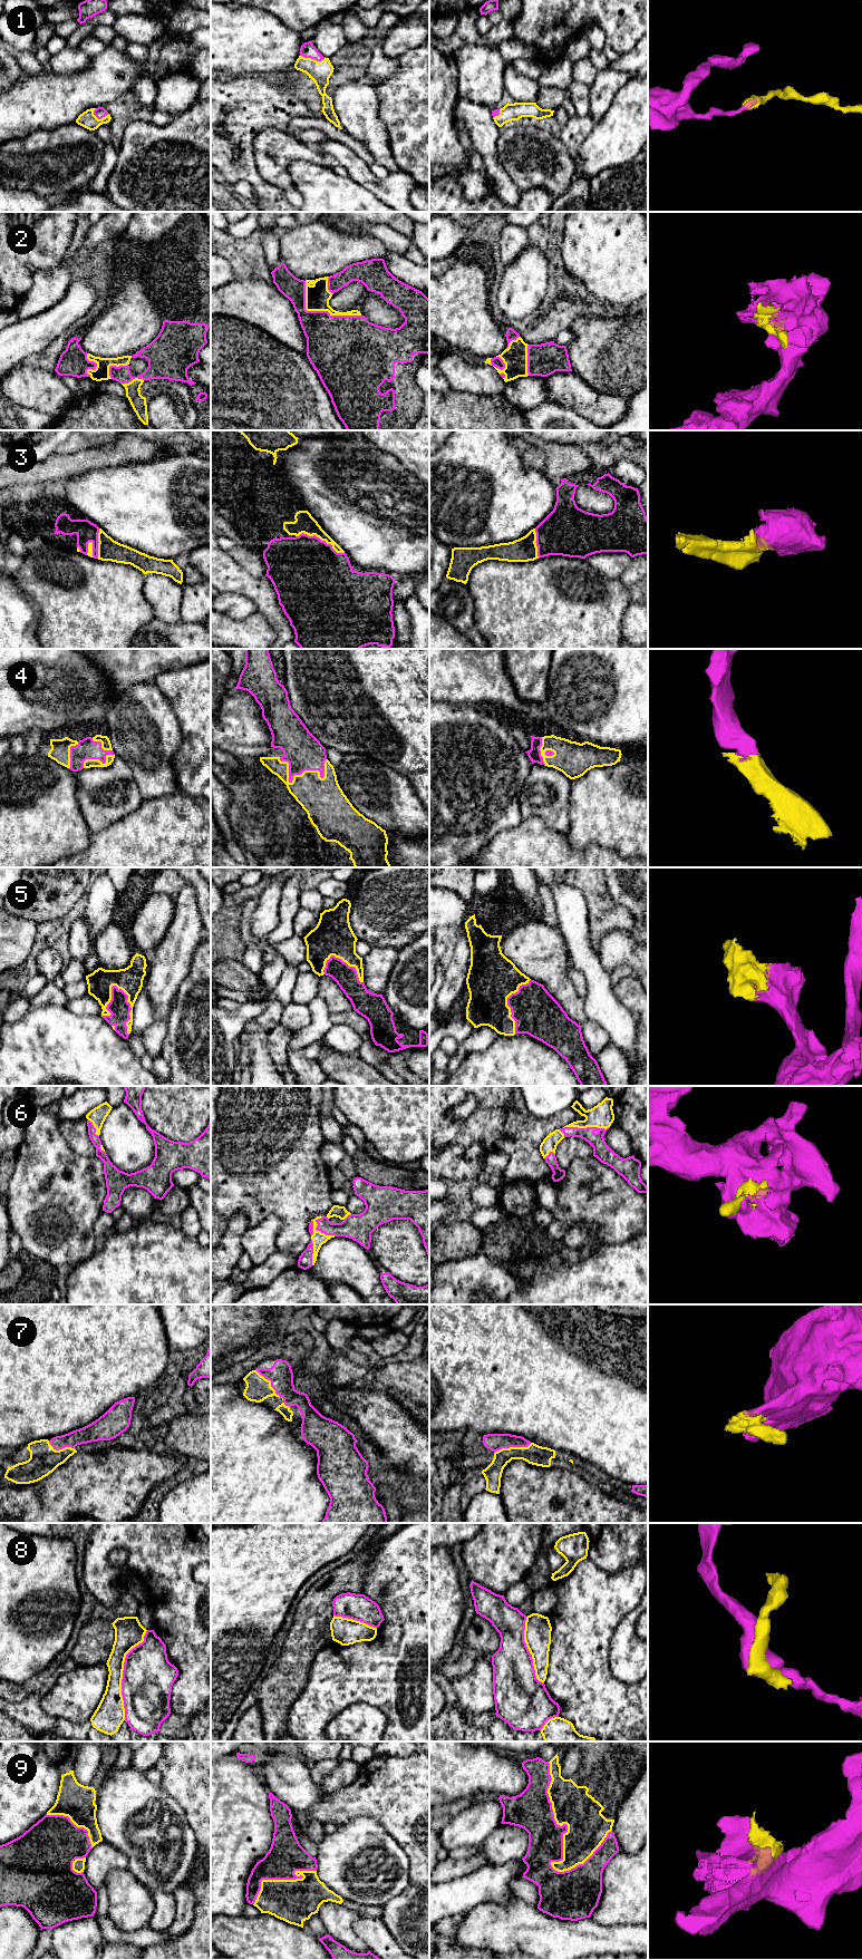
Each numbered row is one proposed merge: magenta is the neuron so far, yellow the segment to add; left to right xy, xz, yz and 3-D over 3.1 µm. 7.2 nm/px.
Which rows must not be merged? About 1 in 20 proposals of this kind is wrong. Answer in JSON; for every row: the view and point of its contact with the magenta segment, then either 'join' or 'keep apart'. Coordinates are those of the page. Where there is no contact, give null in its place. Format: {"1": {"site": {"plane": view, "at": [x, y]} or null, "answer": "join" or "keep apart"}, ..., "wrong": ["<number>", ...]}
{"1": {"site": {"plane": "xz", "at": [312, 58]}, "answer": "join"}, "2": {"site": {"plane": "xz", "at": [320, 311]}, "answer": "join"}, "3": {"site": {"plane": "xz", "at": [319, 539]}, "answer": "join"}, "4": {"site": {"plane": "xz", "at": [293, 775]}, "answer": "join"}, "5": {"site": {"plane": "xy", "at": [131, 1008]}, "answer": "join"}, "6": {"site": {"plane": "xz", "at": [321, 1232]}, "answer": "join"}, "7": {"site": {"plane": "yz", "at": [512, 1446]}, "answer": "join"}, "8": {"site": {"plane": "xy", "at": [123, 1674]}, "answer": "keep apart"}, "9": {"site": {"plane": "yz", "at": [562, 1825]}, "answer": "join"}, "wrong": ["8"]}

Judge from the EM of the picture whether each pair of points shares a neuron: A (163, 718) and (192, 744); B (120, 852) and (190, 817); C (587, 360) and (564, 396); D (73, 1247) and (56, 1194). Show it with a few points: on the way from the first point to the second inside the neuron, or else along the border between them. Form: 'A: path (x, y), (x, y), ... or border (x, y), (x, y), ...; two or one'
A: border (173, 710), (180, 727), (182, 743), (172, 759); two
B: path (137, 852), (155, 852), (173, 834); one
C: border (572, 370), (598, 390); two
D: path (65, 1233), (63, 1225), (56, 1219), (56, 1207); one

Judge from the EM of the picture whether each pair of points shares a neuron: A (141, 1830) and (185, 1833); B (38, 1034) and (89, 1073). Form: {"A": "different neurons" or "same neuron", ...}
{"A": "same neuron", "B": "same neuron"}

